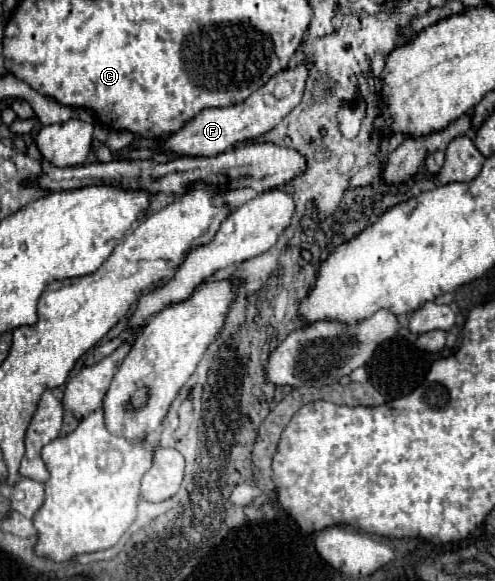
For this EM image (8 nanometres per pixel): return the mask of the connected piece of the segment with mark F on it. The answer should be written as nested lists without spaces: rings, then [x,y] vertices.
[[[302,62],[288,70],[278,72],[262,88],[258,88],[250,98],[246,98],[240,104],[202,110],[182,130],[168,136],[164,140],[164,146],[182,156],[212,156],[212,154],[220,154],[220,152],[228,150],[230,146],[234,146],[242,140],[250,140],[250,138],[258,138],[258,136],[266,134],[276,124],[280,124],[282,118],[292,112],[292,108],[296,108],[300,104],[304,86],[306,86],[306,78],[308,78],[312,66],[314,66],[312,62]]]

